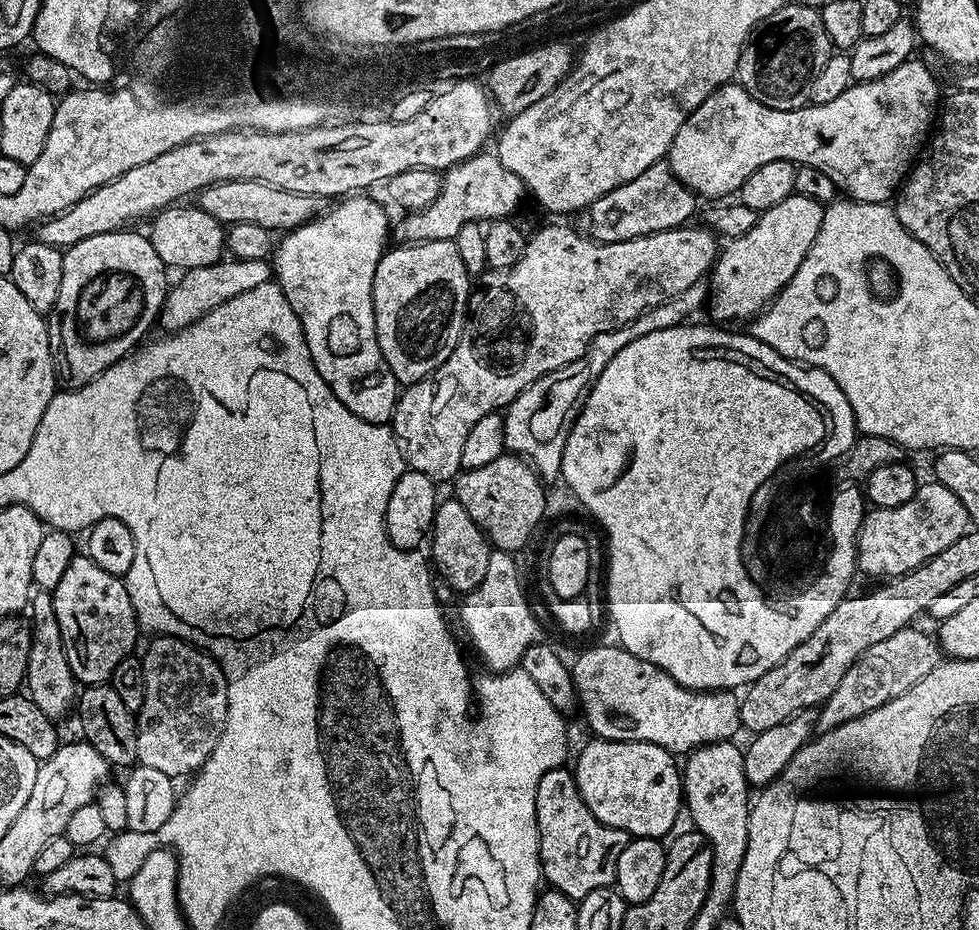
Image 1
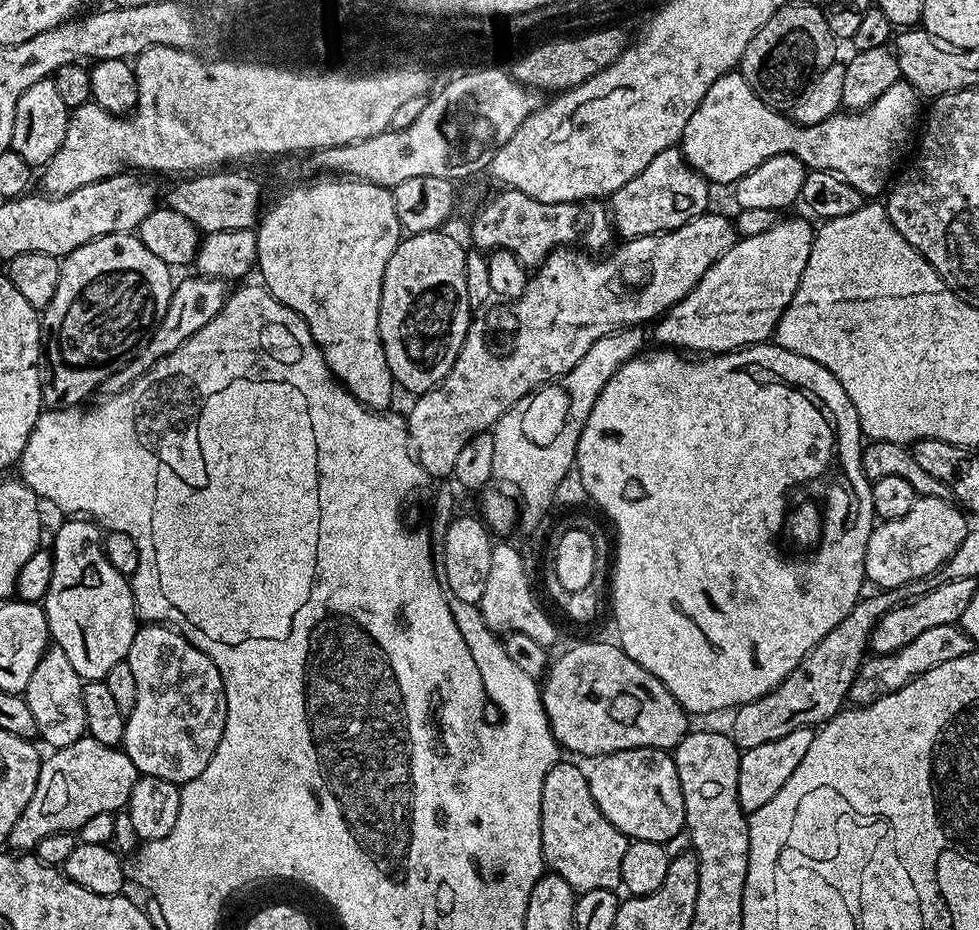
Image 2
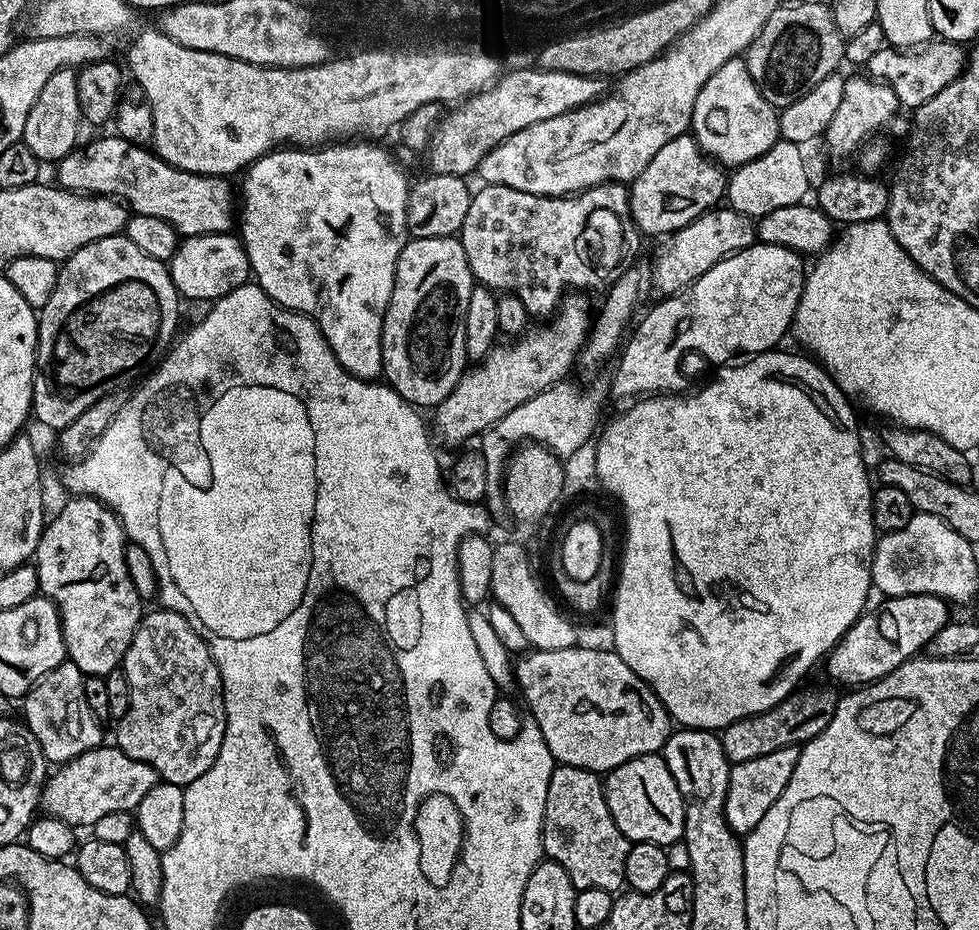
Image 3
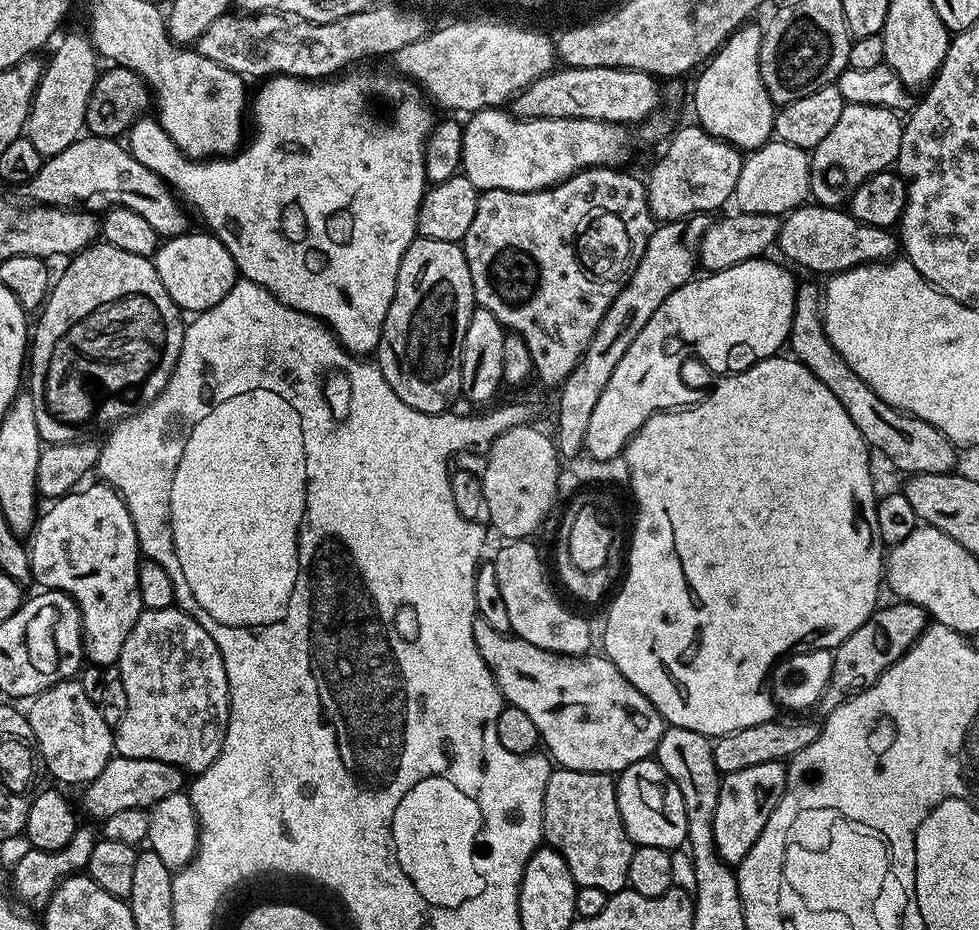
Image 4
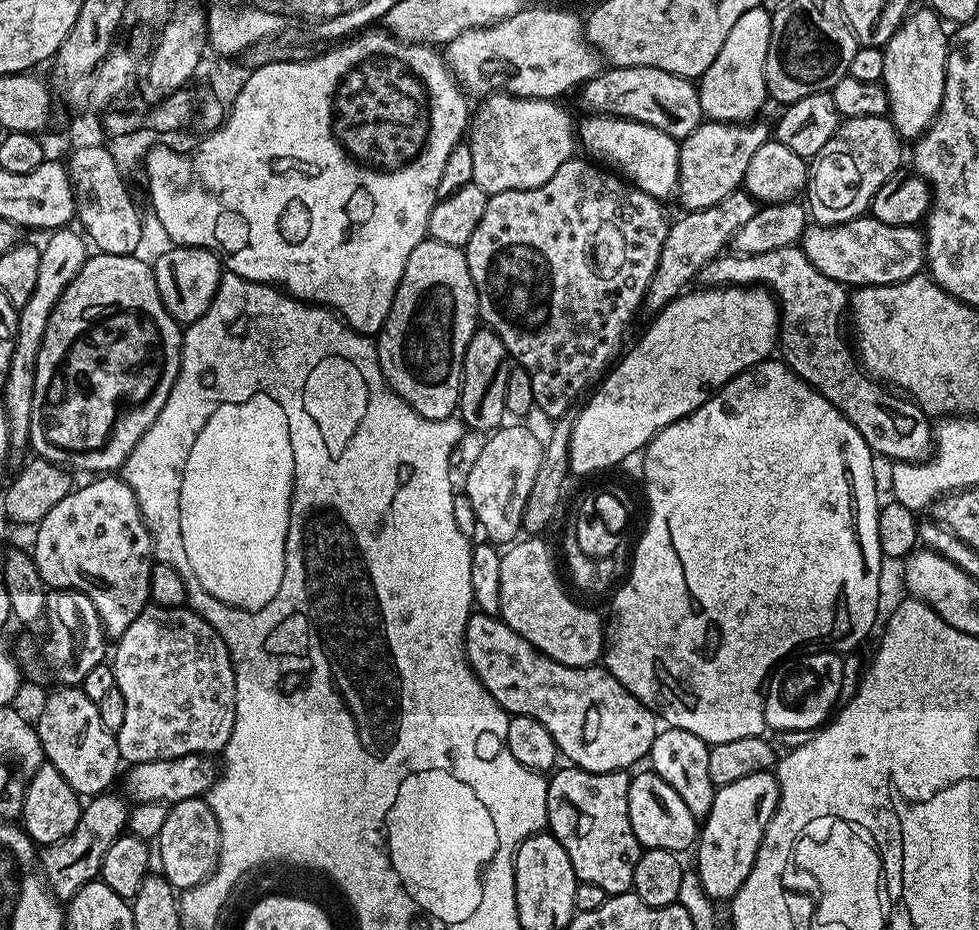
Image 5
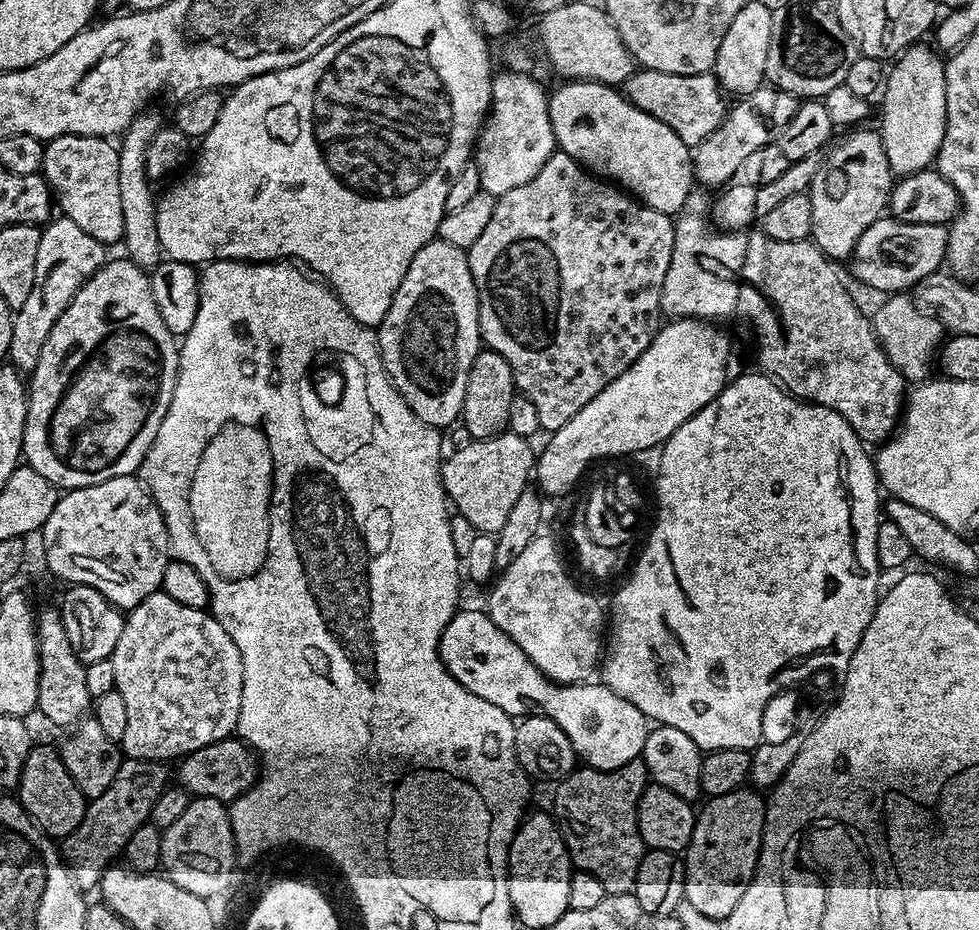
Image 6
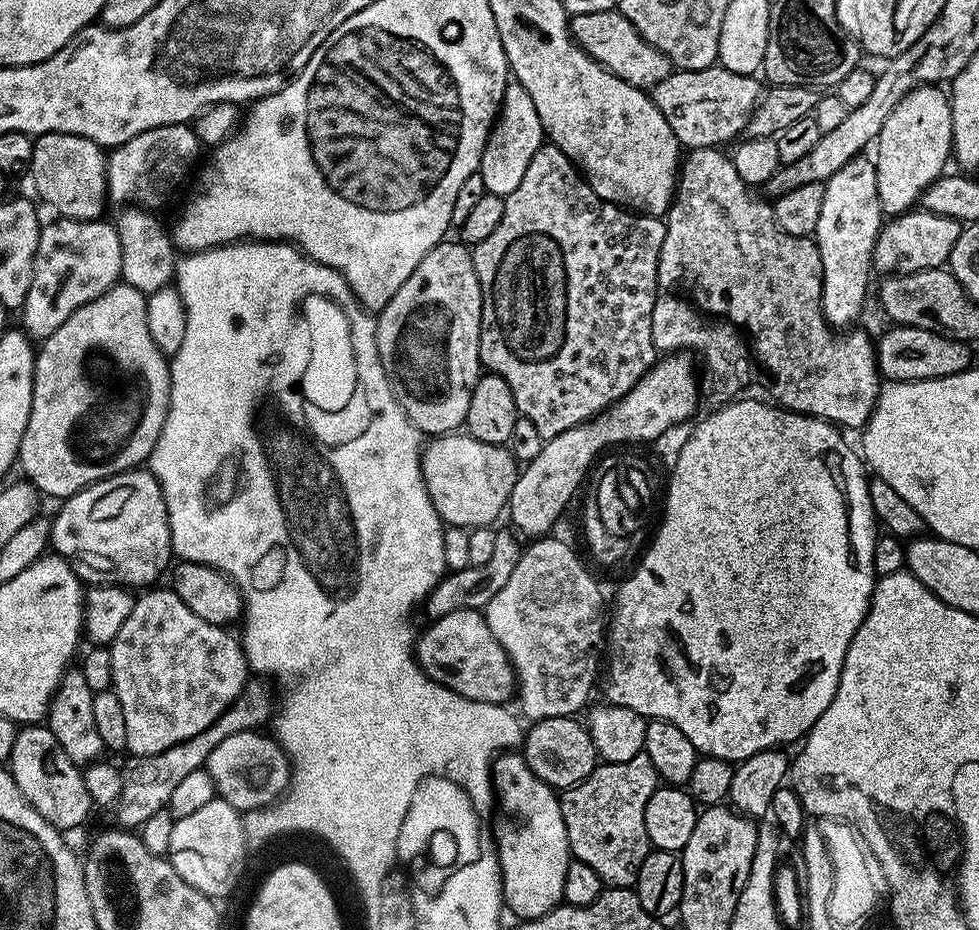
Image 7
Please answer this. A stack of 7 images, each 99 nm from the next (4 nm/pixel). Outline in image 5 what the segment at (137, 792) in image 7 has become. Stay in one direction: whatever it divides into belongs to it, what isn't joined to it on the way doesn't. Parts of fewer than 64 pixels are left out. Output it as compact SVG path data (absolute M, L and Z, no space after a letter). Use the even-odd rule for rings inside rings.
M101 794L93 796L81 807L78 826L66 838L53 844L45 844L39 849L40 867L48 887L57 901L67 902L83 884L97 879L100 875L102 858L106 858L106 850L114 846L118 837L125 835L129 827L130 804L123 795Z

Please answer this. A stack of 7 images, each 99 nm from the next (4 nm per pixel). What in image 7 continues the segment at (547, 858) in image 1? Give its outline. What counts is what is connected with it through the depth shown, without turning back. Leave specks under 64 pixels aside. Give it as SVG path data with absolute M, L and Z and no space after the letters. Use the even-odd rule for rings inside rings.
M639 752L634 758L630 758L630 762L597 763L595 770L581 784L563 789L560 809L566 822L569 853L575 859L586 862L586 866L592 867L594 874L598 874L605 886L632 888L635 885L638 870L650 851L646 834L646 802L650 802L650 794L654 794L657 787L654 762L650 762L647 754Z

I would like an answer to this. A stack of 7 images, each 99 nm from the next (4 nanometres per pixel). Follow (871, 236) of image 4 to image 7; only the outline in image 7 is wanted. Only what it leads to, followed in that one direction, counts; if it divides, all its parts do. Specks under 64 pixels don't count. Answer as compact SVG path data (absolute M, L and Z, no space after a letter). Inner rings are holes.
M909 210L903 216L889 219L887 223L880 229L880 237L876 240L876 245L872 251L872 267L880 274L914 274L922 270L930 270L931 268L945 267L950 258L950 254L954 250L954 242L958 242L962 231L961 221L954 218L946 218L939 216L933 212L923 210Z

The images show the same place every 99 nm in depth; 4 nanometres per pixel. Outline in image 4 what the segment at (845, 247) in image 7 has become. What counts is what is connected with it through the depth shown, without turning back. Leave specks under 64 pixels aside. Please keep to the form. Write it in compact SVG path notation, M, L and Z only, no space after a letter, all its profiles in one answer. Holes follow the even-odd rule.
M845 104L830 134L810 152L808 186L815 203L840 208L866 178L891 169L898 158L903 133L901 117L890 108Z

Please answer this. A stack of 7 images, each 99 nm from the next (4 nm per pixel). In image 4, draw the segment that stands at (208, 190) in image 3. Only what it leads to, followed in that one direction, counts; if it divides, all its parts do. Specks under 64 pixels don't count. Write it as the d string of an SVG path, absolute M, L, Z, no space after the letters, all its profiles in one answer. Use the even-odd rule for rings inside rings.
M81 135L66 150L45 159L42 170L38 170L26 185L26 192L29 201L50 208L97 214L111 208L128 208L141 215L160 238L181 236L190 228L189 213L180 197L158 174L154 174L154 170L146 170L119 139Z

